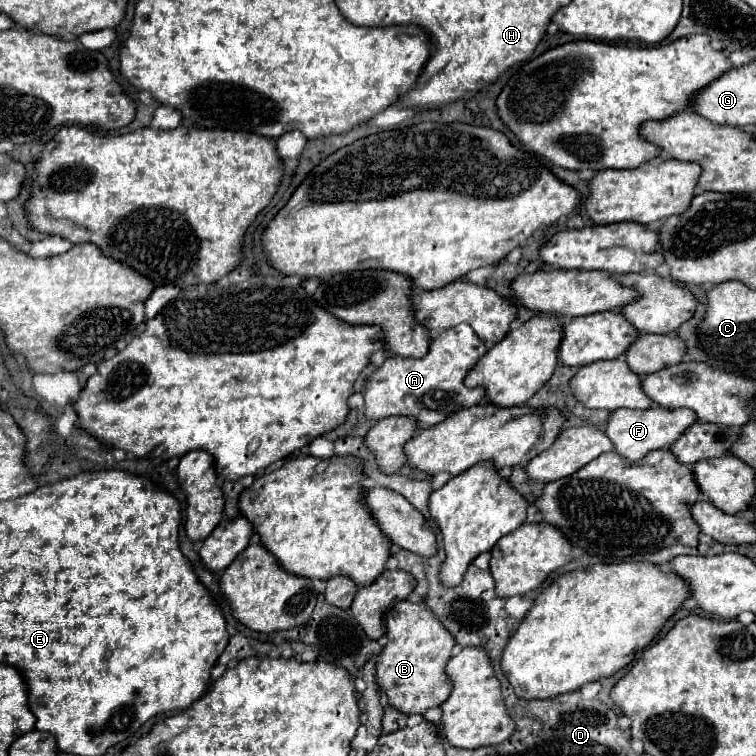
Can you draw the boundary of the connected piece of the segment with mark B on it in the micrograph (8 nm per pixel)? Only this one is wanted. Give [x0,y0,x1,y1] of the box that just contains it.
[376,600,456,714]

